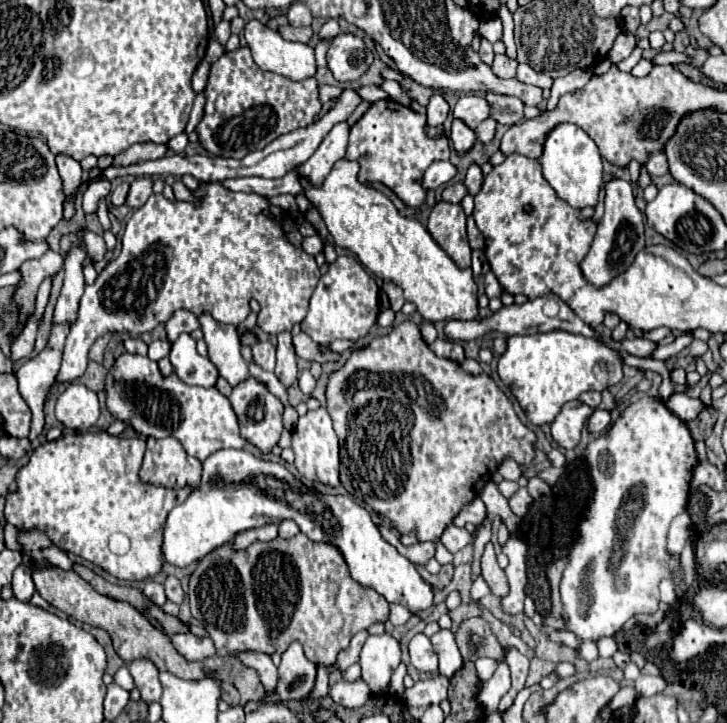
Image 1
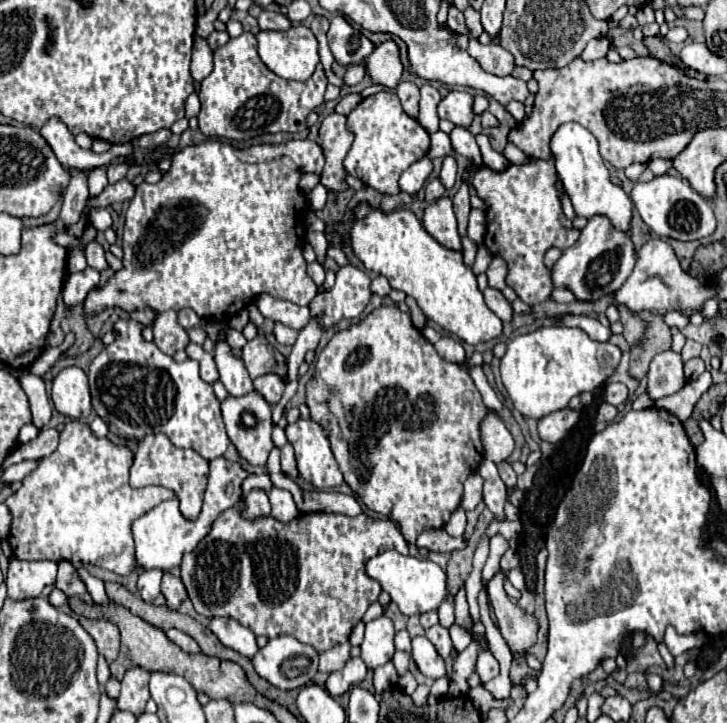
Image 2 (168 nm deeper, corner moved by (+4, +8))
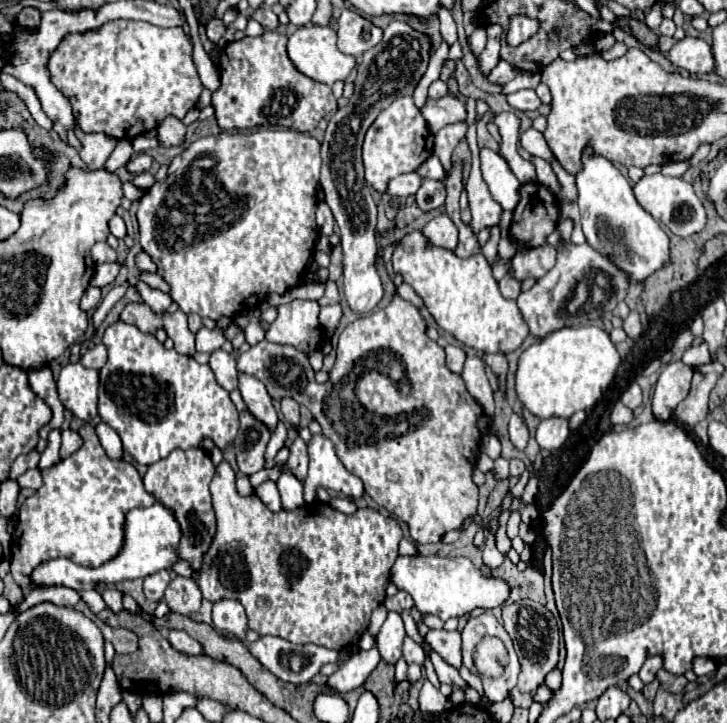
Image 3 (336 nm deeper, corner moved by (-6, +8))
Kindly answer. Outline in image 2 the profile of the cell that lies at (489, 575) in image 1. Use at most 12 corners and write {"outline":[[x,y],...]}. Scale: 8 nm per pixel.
{"outline":[[504,572],[488,582],[496,626],[512,654],[538,642],[538,620],[506,596]]}

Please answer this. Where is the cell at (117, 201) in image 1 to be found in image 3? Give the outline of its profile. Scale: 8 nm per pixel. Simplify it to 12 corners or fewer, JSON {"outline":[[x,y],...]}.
{"outline":[[136,154],[126,164],[130,174],[150,170],[152,158],[148,154]]}

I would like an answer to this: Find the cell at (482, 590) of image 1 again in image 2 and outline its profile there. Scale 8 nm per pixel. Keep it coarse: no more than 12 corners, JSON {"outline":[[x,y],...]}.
{"outline":[[450,628],[454,650],[458,654],[470,644],[468,630]]}

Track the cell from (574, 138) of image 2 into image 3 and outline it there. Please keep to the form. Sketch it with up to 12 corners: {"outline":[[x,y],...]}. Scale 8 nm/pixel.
{"outline":[[582,150],[582,230],[630,280],[668,262],[668,236],[604,156]]}

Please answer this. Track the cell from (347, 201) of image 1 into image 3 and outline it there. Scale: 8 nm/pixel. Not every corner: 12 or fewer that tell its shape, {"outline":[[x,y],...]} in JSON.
{"outline":[[422,230],[392,268],[438,326],[480,352],[528,336],[482,254],[458,258]]}

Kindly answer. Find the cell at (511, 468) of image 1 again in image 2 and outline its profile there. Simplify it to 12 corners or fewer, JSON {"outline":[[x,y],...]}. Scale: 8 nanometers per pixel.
{"outline":[[492,412],[480,424],[484,456],[496,464],[514,450],[514,440]]}

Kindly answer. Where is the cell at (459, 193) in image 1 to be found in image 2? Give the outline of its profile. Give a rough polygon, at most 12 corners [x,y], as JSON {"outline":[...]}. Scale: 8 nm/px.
{"outline":[[438,178],[424,188],[426,202],[442,198],[446,188]]}

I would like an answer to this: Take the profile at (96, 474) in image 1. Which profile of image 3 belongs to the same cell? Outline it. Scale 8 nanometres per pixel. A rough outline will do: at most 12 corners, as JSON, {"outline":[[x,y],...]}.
{"outline":[[94,426],[18,510],[12,576],[64,556],[96,568],[126,514],[158,502]]}

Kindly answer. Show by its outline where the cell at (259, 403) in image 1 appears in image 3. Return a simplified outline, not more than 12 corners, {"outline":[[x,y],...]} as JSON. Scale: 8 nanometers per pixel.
{"outline":[[248,410],[240,412],[234,440],[238,468],[250,476],[264,468],[272,432]]}

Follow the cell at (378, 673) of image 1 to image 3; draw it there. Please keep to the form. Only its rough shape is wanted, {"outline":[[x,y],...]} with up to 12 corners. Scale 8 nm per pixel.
{"outline":[[388,612],[376,648],[388,664],[402,656],[406,638],[398,612]]}

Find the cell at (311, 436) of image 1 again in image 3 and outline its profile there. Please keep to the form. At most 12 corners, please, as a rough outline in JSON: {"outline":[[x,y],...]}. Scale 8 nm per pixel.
{"outline":[[314,434],[308,442],[310,470],[306,502],[318,486],[354,500],[362,480],[346,470],[330,438]]}

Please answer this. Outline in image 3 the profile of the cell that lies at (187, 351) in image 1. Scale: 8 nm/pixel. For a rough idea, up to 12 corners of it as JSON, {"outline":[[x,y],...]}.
{"outline":[[224,352],[210,354],[210,368],[228,392],[238,386],[236,360]]}

